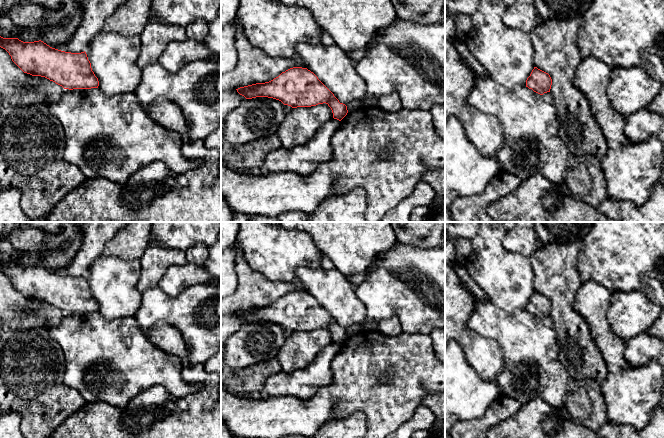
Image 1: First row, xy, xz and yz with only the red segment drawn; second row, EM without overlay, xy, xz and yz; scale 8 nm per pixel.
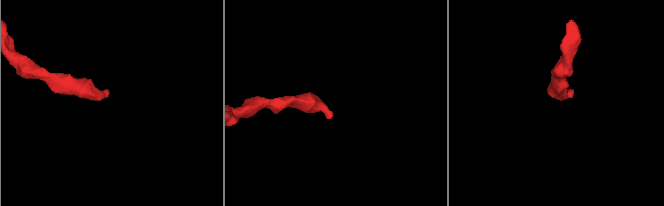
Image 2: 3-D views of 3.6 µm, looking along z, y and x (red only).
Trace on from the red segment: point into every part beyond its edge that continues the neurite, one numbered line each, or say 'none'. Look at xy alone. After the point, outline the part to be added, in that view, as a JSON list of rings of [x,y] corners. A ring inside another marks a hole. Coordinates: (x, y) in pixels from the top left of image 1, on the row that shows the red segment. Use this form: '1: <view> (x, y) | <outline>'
none

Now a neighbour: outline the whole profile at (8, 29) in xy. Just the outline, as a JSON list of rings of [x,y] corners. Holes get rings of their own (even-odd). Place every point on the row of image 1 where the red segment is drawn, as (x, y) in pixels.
[[[7,16],[0,17],[0,36],[3,38],[18,38],[23,28],[17,27]]]

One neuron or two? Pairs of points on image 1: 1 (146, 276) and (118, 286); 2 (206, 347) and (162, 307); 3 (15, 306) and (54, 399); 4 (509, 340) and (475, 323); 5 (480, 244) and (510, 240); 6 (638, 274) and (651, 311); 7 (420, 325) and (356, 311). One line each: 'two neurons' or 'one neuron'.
1: two neurons
2: one neuron
3: one neuron
4: one neuron
5: two neurons
6: two neurons
7: two neurons

